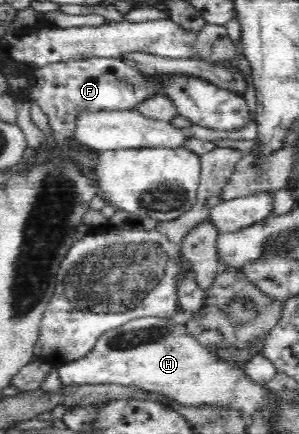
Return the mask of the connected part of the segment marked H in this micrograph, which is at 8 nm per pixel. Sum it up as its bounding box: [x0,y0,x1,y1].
[56,318,267,417]

